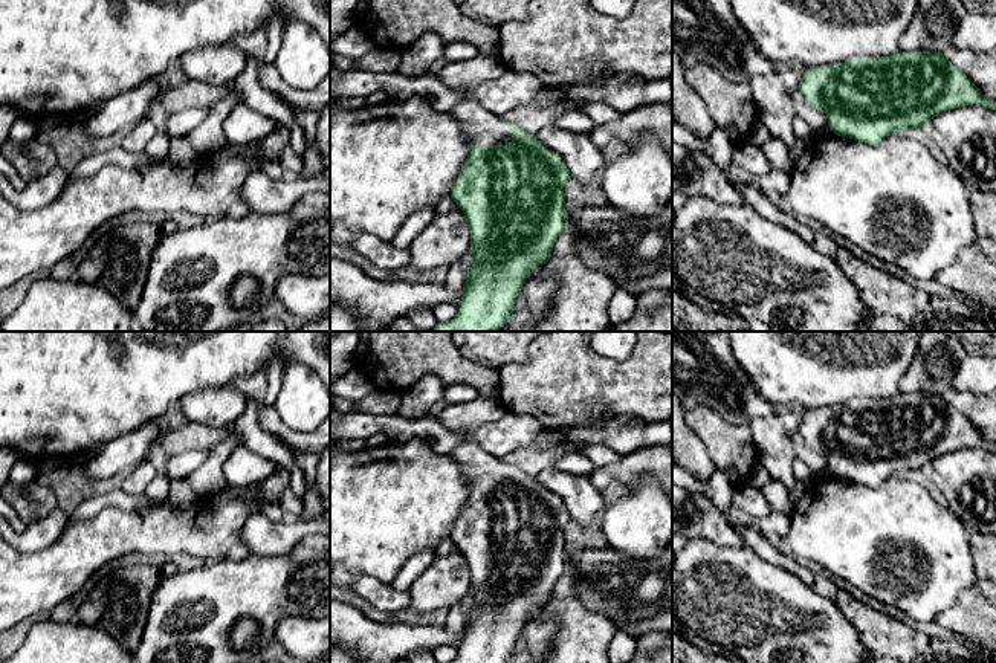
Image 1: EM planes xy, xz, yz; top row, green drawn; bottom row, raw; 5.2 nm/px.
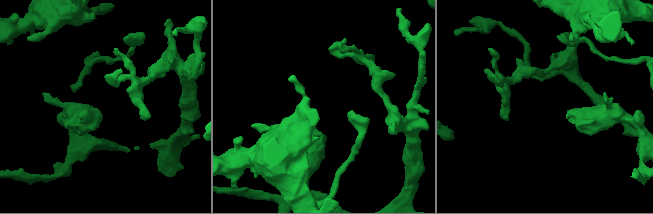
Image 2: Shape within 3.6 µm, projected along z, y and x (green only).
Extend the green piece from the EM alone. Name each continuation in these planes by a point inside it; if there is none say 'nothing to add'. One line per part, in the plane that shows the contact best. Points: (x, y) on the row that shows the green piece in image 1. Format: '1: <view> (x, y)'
1: xz (481, 127)

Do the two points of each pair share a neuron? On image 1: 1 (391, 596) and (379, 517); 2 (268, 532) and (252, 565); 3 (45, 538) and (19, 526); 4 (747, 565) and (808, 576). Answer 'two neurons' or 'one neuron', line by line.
1: two neurons
2: two neurons
3: two neurons
4: two neurons

